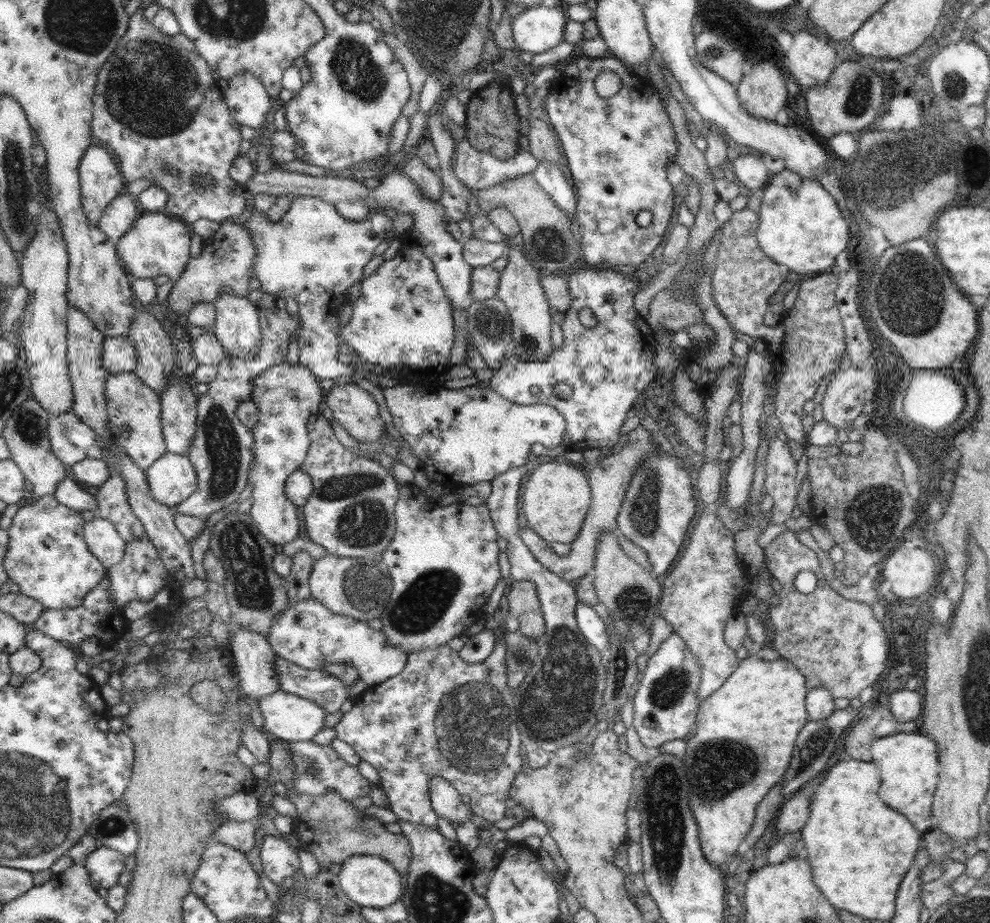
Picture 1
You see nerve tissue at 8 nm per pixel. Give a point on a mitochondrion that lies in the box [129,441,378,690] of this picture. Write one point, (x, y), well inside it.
(240, 548)

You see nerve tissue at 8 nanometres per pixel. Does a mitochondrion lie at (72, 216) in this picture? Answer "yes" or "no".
no

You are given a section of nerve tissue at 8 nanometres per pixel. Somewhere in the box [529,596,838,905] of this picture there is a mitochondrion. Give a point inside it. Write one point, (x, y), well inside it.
(662, 791)

